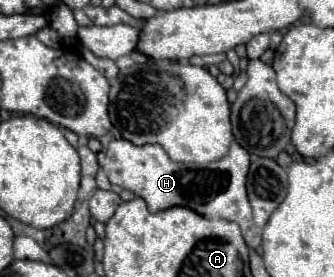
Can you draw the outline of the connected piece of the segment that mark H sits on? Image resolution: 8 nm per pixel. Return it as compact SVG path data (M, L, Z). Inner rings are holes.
M112 139L106 151L104 169L112 185L130 189L136 197L144 199L152 213L164 211L170 207L188 207L204 217L220 217L226 221L234 221L242 229L242 237L250 249L260 247L262 229L256 227L252 219L252 207L246 195L246 173L250 165L250 155L238 143L232 143L226 157L208 163L202 169L192 169L182 163L174 163L166 151L156 145L134 145L126 139Z

